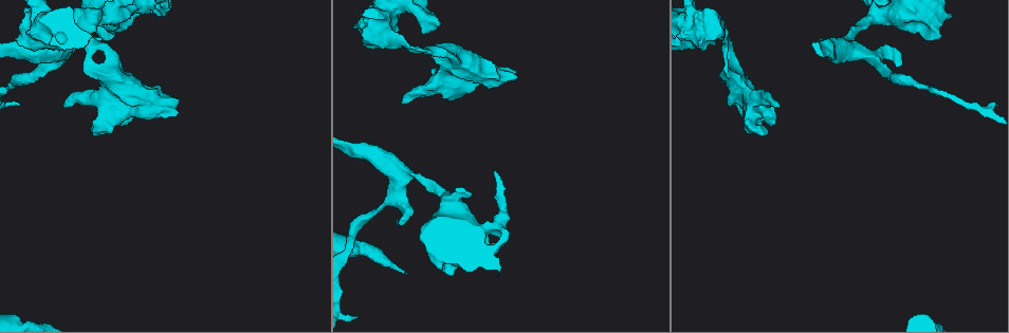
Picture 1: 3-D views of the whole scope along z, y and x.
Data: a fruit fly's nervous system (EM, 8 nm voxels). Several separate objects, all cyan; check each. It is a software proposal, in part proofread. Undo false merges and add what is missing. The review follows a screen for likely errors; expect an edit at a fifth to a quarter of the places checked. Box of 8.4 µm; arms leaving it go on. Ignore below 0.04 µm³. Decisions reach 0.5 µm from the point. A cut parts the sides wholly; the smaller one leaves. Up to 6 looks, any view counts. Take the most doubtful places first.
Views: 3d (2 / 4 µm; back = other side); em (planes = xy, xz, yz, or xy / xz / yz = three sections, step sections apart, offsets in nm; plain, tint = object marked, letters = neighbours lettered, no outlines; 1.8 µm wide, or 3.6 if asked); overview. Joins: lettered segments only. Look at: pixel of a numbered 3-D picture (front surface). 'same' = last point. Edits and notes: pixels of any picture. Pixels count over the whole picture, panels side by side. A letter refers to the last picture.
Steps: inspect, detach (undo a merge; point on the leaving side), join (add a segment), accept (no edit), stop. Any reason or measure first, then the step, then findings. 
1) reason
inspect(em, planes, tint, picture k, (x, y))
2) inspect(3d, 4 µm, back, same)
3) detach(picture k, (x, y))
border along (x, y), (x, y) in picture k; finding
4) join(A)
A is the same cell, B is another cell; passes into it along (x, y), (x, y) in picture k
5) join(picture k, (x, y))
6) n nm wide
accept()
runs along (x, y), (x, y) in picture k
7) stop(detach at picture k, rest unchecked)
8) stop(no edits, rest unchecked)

sudden change in width
inspect(3d, 4 µm, picture 1, (441, 252))

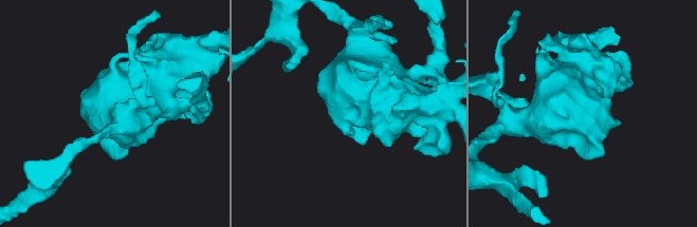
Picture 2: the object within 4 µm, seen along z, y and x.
inspect(em, 3.6 µm, yz, step 4, plain, picture 2, (587, 126))

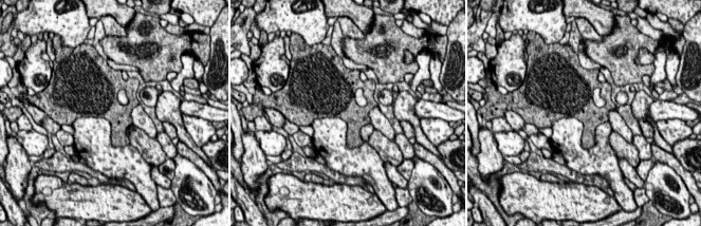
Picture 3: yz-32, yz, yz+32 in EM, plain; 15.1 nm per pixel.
inspect(em, 3.6 µm, yz, step 4, letters, same)

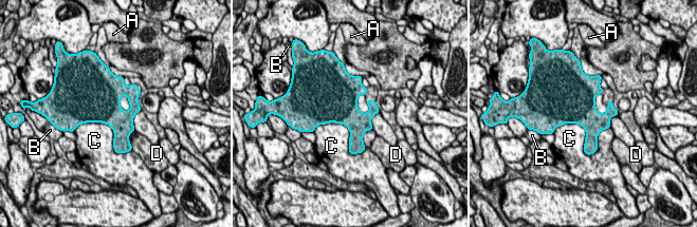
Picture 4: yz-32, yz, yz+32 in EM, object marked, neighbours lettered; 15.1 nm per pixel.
C touches over 800 nm
accept()
A, B, C and D are other cells; all the same neuron

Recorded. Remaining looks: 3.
free end
inspect(3d, 2 µm, picture 1, (401, 102))

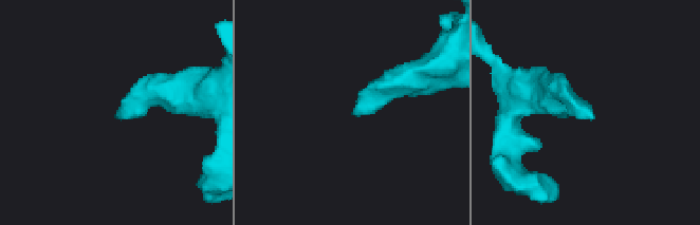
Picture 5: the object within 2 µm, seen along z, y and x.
need the tissue
inspect(em, planes, letters, picture 5, (356, 116))

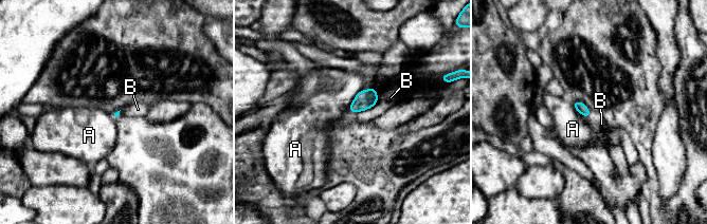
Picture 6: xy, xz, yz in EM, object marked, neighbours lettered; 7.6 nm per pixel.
accept()
A and B are other cells; border along (379, 97), (373, 106), (356, 113) in picture 6; no lettered segment goes on from it

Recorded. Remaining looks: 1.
branch stops here
inspect(em, planes, letters, picture 1, (174, 115))

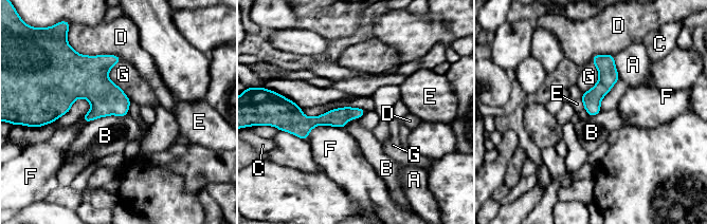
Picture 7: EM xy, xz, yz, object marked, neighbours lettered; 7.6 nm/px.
accept()
A, B, C, D, E, F and G are other cells; runs along (292, 108), (305, 120), (361, 112) in picture 7; none of them fits

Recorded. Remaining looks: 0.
stop(no edits, rest unchecked)

